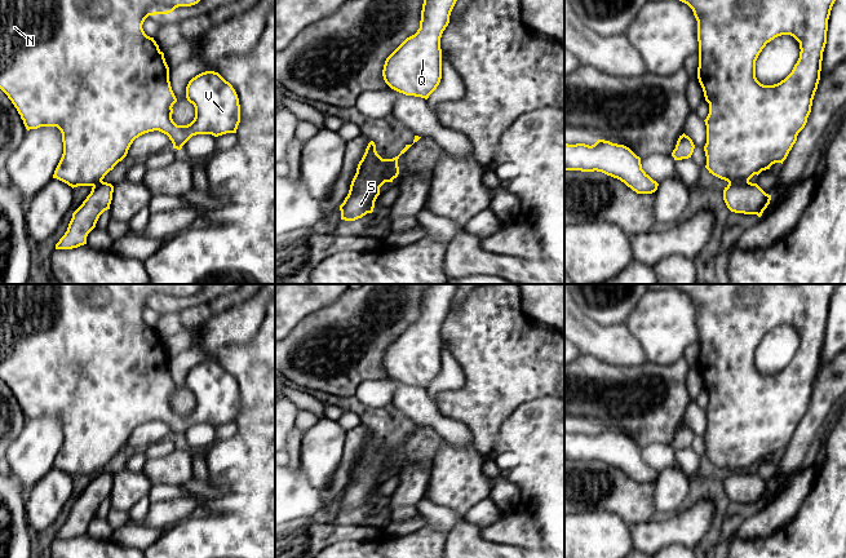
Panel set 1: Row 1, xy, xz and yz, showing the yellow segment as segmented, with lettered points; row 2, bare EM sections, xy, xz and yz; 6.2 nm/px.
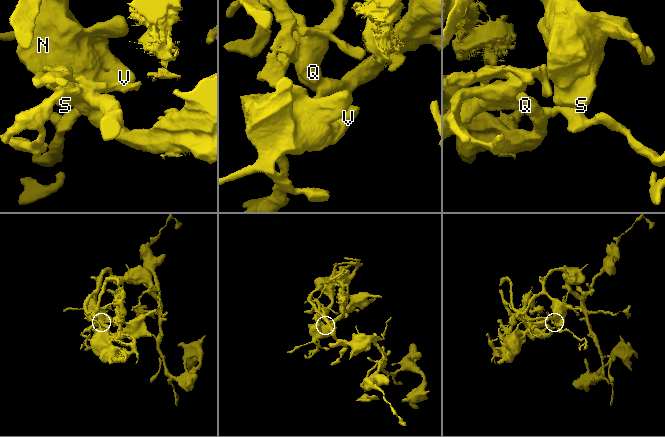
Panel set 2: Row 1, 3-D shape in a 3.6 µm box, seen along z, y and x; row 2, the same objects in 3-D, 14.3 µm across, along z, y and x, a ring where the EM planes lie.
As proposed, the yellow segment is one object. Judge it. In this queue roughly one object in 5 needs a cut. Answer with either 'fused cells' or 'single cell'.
single cell

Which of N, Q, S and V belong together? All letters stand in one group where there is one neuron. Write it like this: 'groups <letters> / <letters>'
groups N Q S V

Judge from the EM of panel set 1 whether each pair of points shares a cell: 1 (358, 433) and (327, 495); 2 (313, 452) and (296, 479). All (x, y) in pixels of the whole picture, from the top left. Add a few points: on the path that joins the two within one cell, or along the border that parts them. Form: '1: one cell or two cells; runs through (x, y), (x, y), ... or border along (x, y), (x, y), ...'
1: one cell; runs through (351, 448), (340, 479)
2: two cells; border along (300, 468), (306, 479), (319, 491)

